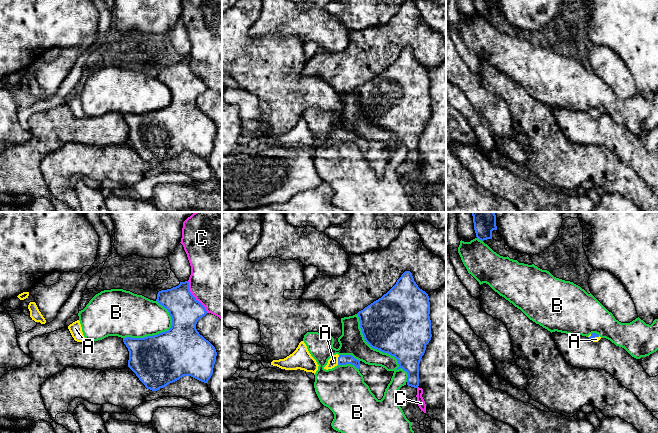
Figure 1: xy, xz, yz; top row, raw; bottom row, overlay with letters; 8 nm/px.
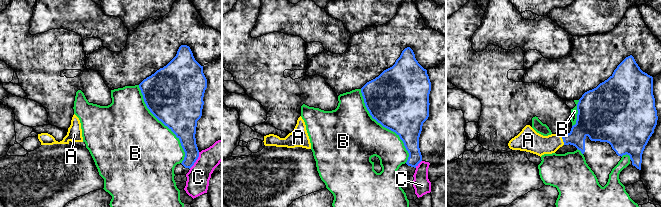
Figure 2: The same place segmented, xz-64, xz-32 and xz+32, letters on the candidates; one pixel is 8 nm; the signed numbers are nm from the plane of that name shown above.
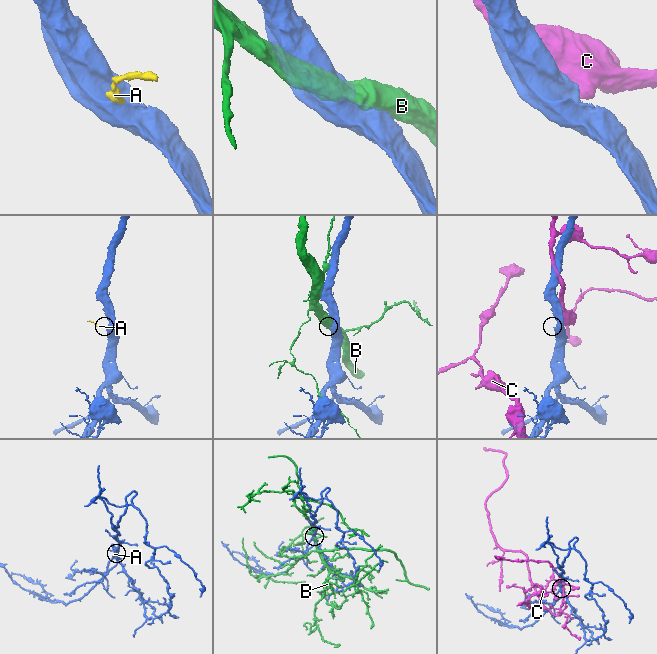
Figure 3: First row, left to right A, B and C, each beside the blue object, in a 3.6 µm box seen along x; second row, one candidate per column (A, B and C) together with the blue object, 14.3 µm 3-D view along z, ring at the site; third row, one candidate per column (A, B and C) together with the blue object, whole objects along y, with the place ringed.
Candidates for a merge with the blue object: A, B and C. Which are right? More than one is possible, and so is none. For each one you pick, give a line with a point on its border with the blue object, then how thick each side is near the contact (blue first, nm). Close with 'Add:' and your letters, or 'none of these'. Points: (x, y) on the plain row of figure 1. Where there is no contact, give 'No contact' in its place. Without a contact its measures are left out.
A: Touches blue at xz (338, 136). Thickness 80 nm (blue) against 80 nm
Add: A

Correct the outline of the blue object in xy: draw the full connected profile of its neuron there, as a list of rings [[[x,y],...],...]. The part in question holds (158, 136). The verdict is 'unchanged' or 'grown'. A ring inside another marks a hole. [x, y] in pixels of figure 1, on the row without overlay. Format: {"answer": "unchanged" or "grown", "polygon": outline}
{"answer": "unchanged", "polygon": [[[188,57],[159,67],[156,77],[168,86],[172,95],[171,104],[144,114],[123,114],[129,127],[128,143],[152,167],[157,167],[183,152],[191,152],[207,159],[213,150],[217,128],[196,105],[198,96],[207,90],[205,83],[191,70]]]}

